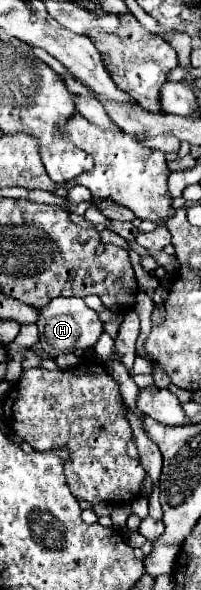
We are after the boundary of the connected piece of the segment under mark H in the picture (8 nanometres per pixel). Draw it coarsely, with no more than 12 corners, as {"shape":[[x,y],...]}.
{"shape":[[79,297],[39,307],[47,353],[91,349],[99,315]]}

